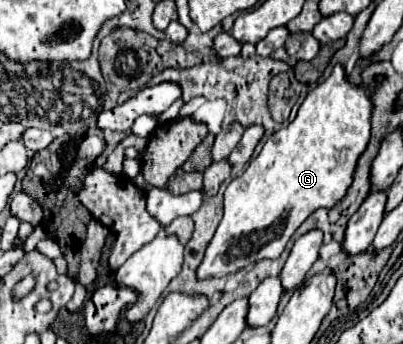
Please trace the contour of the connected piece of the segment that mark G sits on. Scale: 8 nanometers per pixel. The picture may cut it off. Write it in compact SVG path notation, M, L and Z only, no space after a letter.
M335 65L333 73L305 97L297 111L297 117L287 127L275 131L263 145L261 153L255 159L251 159L245 173L227 185L223 193L225 213L205 251L205 259L197 269L199 279L225 277L227 273L235 273L237 269L247 267L259 257L277 259L283 253L291 235L313 211L321 207L331 209L345 197L349 185L353 183L357 161L361 153L367 149L371 137L371 93L373 89L367 85L349 83L345 69L341 65Z

